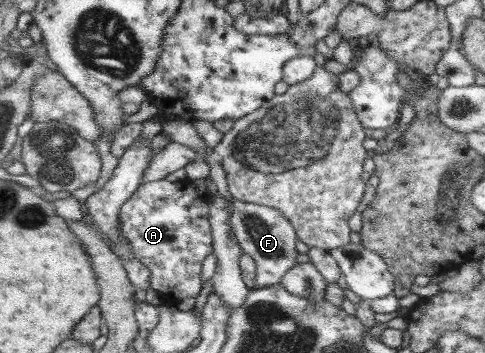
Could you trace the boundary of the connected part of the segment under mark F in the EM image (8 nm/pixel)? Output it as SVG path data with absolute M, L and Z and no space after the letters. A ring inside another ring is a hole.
M236 199L231 200L231 202L233 206L232 215L230 218L232 232L234 233L234 236L236 237L236 240L238 241L238 243L241 245L241 248L244 250L244 253L251 256L255 260L255 263L257 264L257 267L258 267L258 270L257 270L258 275L256 278L256 288L251 288L251 291L253 289L260 289L260 288L265 288L266 286L273 286L273 285L279 284L283 280L283 277L287 273L289 273L295 266L297 266L297 264L299 264L299 260L297 260L297 258L299 258L299 250L297 250L298 234L297 234L296 228L294 227L294 224L291 222L291 220L289 220L289 218L287 218L287 216L285 216L285 214L283 214L283 212L281 212L281 210L277 210L277 208L273 208L272 206L260 205L259 203L255 204L251 202L249 203L241 202L241 200L236 200Z

